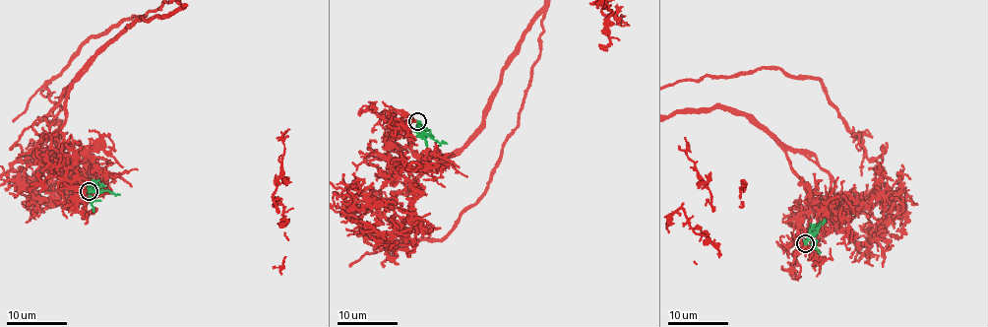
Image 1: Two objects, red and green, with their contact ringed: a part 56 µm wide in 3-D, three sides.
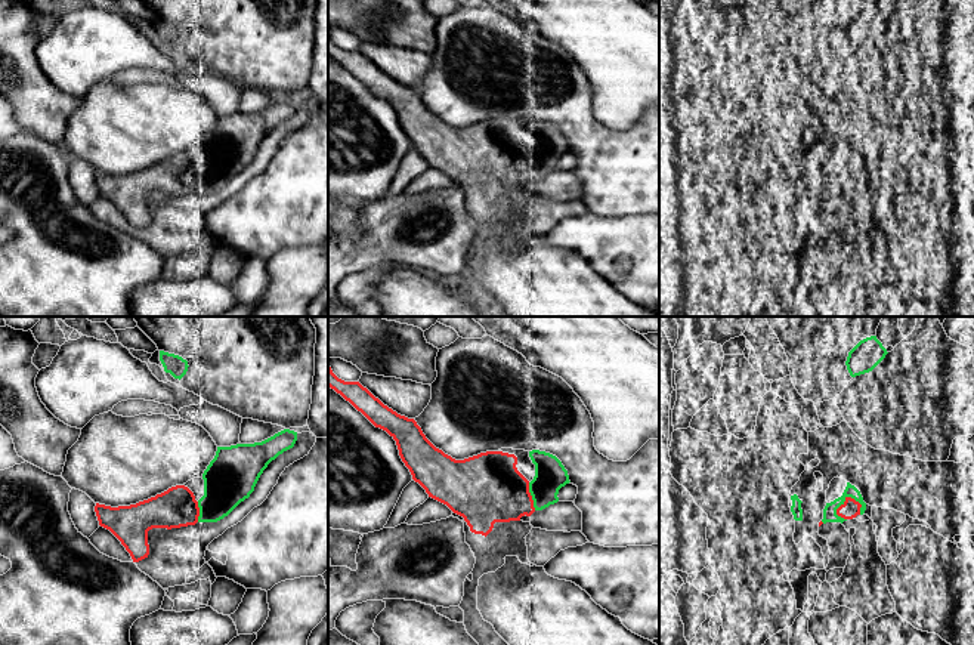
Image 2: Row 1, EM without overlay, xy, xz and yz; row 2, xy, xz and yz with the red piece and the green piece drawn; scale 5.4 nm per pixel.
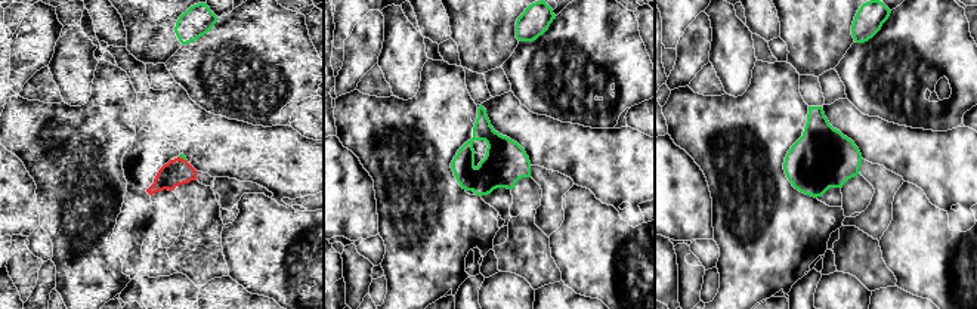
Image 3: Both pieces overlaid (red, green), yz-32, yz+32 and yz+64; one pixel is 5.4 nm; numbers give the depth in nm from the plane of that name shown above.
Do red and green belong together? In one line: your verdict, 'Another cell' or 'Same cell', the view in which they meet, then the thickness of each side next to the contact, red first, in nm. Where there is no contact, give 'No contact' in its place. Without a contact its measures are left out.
Same cell. Touches red in yz. Thickness 100 nm (red) against 80 nm

